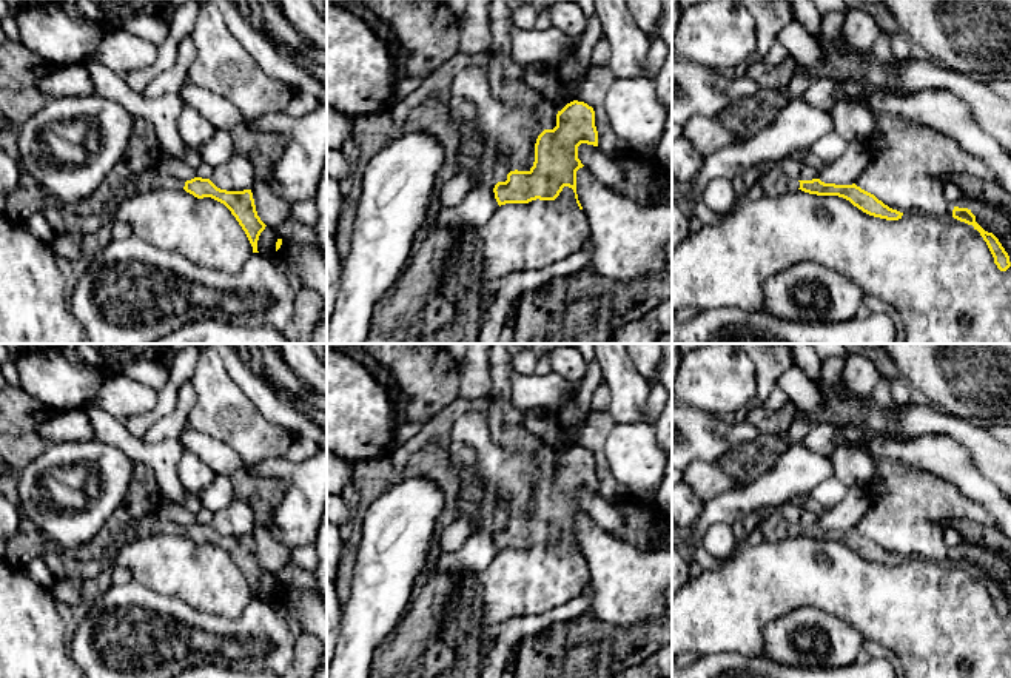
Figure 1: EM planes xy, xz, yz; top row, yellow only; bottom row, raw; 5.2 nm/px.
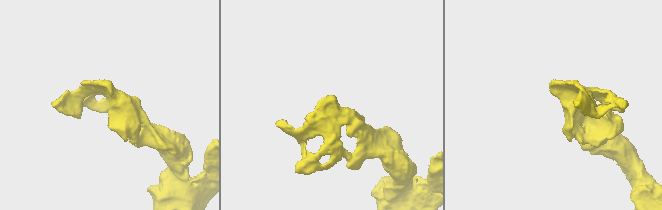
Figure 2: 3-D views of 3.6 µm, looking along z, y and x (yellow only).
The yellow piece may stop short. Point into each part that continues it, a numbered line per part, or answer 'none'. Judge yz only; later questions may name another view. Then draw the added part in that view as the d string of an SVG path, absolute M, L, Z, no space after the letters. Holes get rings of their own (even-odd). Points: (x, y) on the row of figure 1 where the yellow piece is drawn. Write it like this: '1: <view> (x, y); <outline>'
1: yz (774, 182); M764 160L769 163L769 170L760 176L758 185L763 190L763 196L783 196L792 190L800 188L800 182L792 179L778 168L778 160Z

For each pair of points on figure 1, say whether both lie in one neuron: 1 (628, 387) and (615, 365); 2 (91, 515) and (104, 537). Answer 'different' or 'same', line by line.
1: same
2: different

